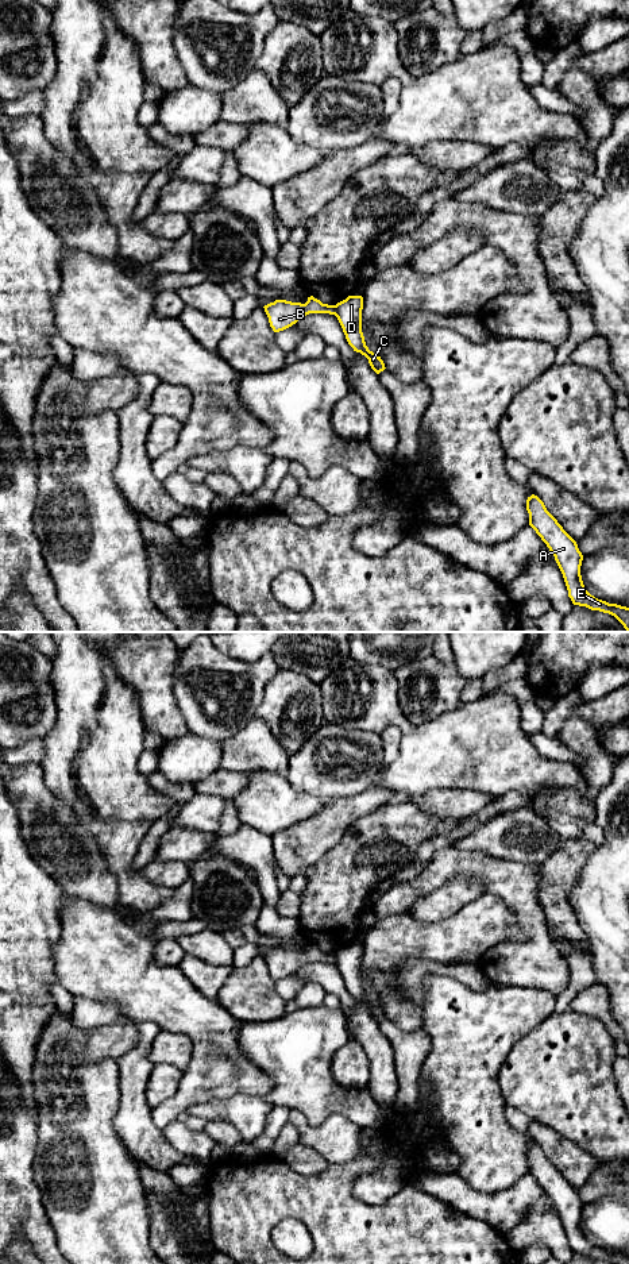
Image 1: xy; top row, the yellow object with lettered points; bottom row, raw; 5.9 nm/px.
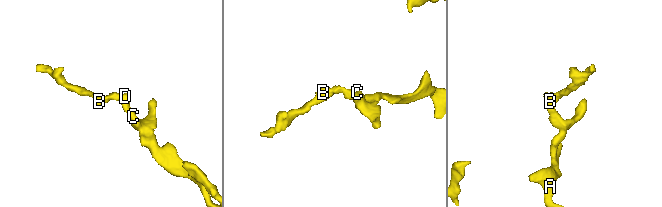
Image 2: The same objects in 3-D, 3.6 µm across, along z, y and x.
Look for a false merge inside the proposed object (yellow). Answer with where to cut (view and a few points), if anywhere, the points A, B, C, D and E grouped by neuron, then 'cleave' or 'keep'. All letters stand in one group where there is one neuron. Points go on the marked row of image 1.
cut xy (334, 305), (335, 313); groups A C D E / B; cleave

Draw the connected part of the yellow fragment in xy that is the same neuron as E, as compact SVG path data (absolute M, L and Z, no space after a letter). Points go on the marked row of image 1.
M532 494L526 500L526 510L529 513L529 525L555 556L572 604L609 613L629 632L629 608L598 600L586 590L580 575L583 555L576 542L547 510L544 502L537 496Z

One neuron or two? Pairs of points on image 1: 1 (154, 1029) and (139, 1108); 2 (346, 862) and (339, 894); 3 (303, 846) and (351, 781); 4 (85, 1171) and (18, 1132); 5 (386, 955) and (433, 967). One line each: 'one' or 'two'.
1: one
2: one
3: two
4: two
5: two

